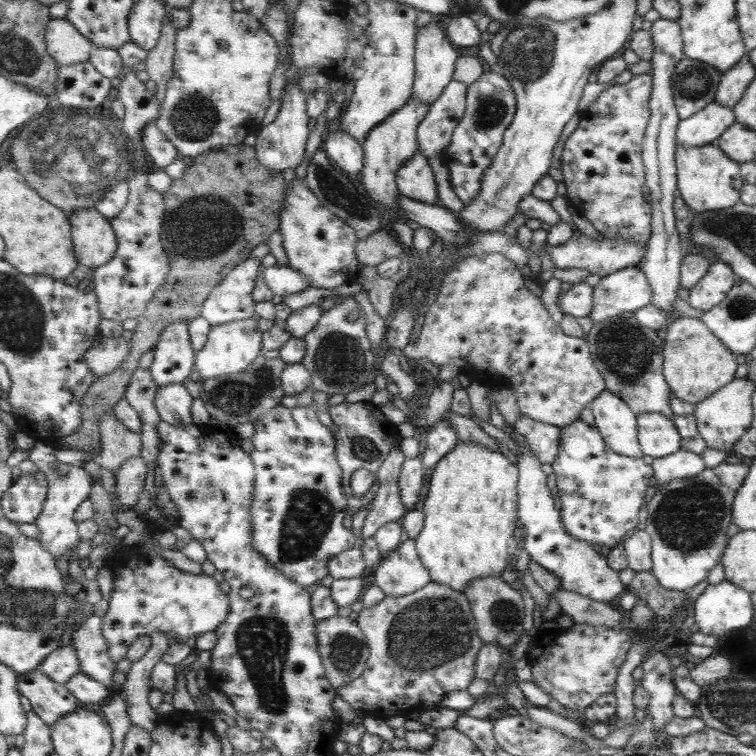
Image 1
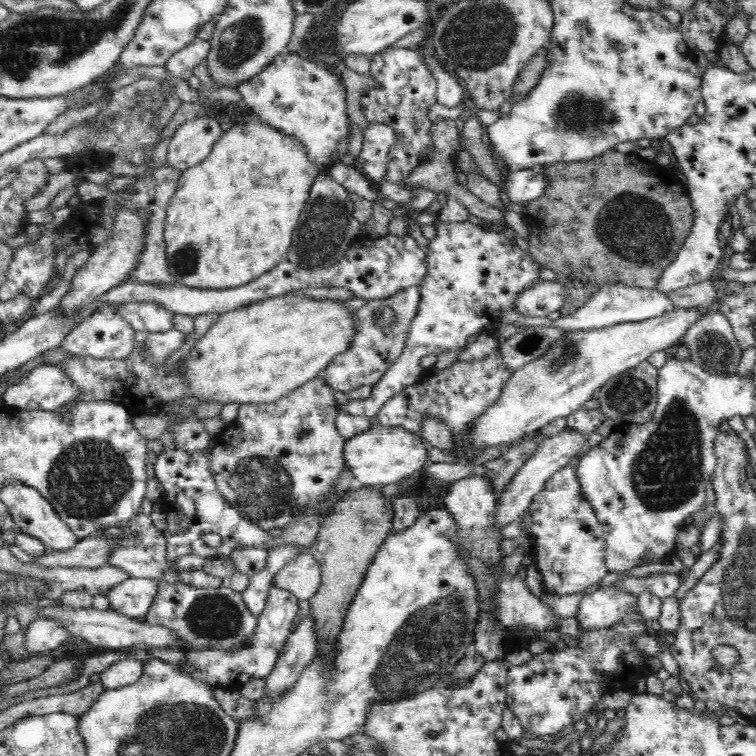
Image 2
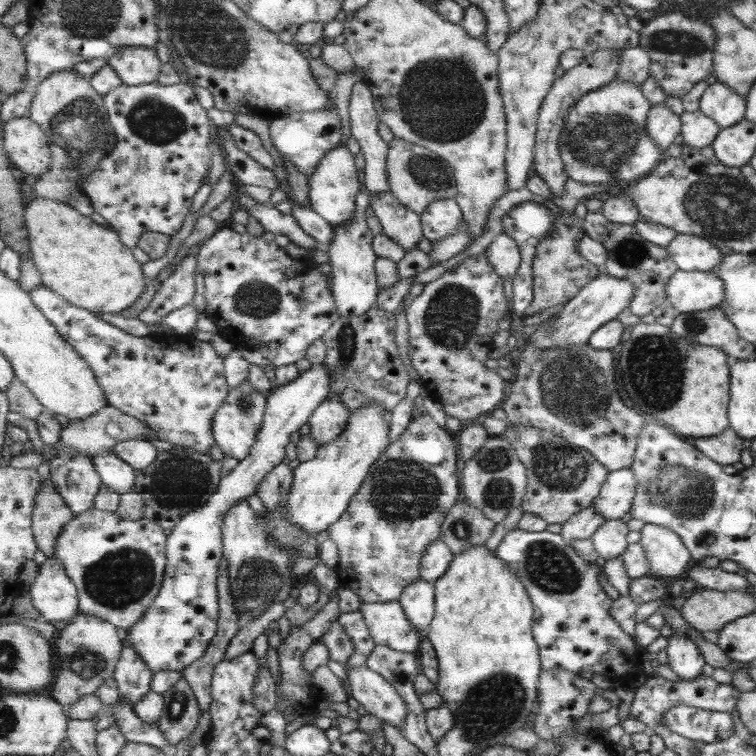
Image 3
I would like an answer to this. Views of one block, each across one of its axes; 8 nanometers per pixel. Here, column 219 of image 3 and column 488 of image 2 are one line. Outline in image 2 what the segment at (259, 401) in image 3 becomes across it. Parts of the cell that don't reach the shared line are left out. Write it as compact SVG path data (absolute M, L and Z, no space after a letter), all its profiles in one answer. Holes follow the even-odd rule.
M674 309L668 314L657 316L642 322L625 322L606 328L592 330L568 331L547 350L544 356L529 362L526 366L516 369L514 375L503 388L503 394L496 400L492 408L475 424L474 441L480 453L493 445L514 443L526 435L533 435L550 421L560 417L571 416L582 409L582 406L592 399L599 388L602 388L612 377L626 372L641 362L647 361L653 352L666 350L674 344L681 344L684 332L711 310Z

